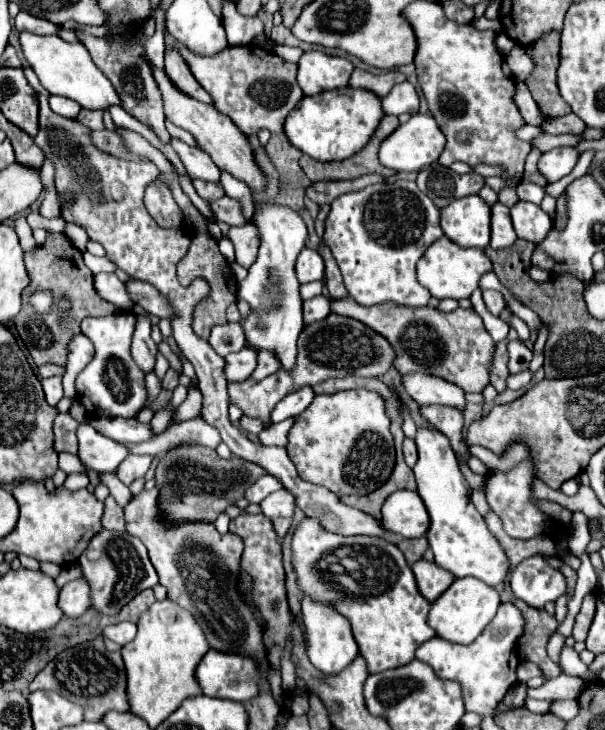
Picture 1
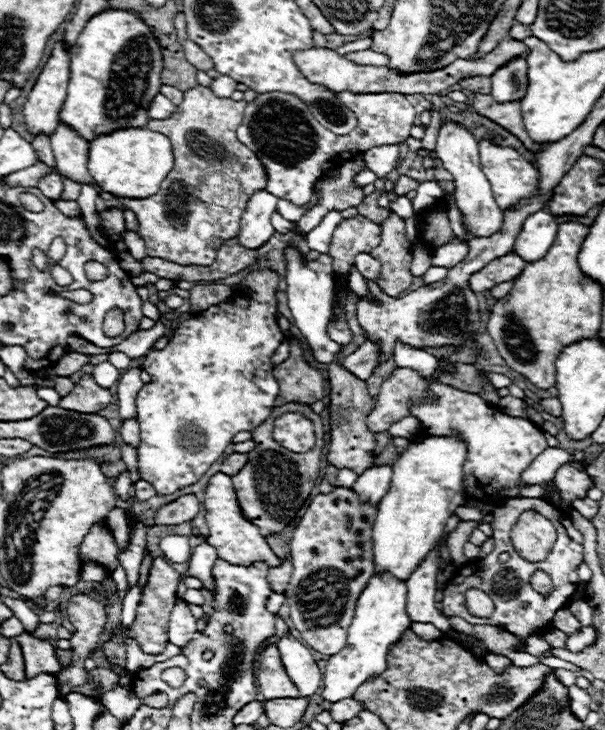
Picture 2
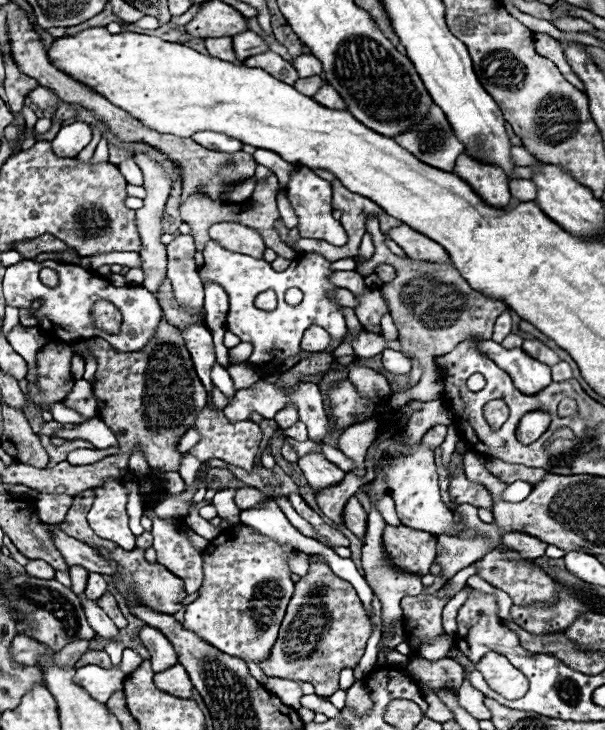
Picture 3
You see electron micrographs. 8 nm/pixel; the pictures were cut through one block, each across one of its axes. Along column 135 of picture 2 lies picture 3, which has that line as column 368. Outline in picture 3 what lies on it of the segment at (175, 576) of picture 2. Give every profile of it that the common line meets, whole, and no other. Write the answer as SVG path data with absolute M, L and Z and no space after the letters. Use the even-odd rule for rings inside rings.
M308 556L308 560L310 560L310 570L306 576L302 576L294 584L294 594L290 598L276 646L272 650L272 658L268 658L268 662L262 662L260 666L266 674L276 676L276 678L296 678L296 682L312 682L318 696L330 696L338 690L340 670L358 666L358 660L362 658L362 654L366 650L366 642L372 634L372 626L370 626L366 610L364 610L360 598L356 596L352 584L338 578L328 568L328 564L316 562L314 556Z

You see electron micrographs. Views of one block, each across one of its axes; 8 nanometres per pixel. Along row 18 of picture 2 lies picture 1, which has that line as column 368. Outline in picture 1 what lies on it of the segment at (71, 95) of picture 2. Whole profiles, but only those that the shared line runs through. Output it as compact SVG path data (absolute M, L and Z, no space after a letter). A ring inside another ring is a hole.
M346 86L326 90L316 96L304 96L298 108L288 114L284 132L290 144L316 160L346 160L368 144L382 116L384 110L380 96L362 88Z

